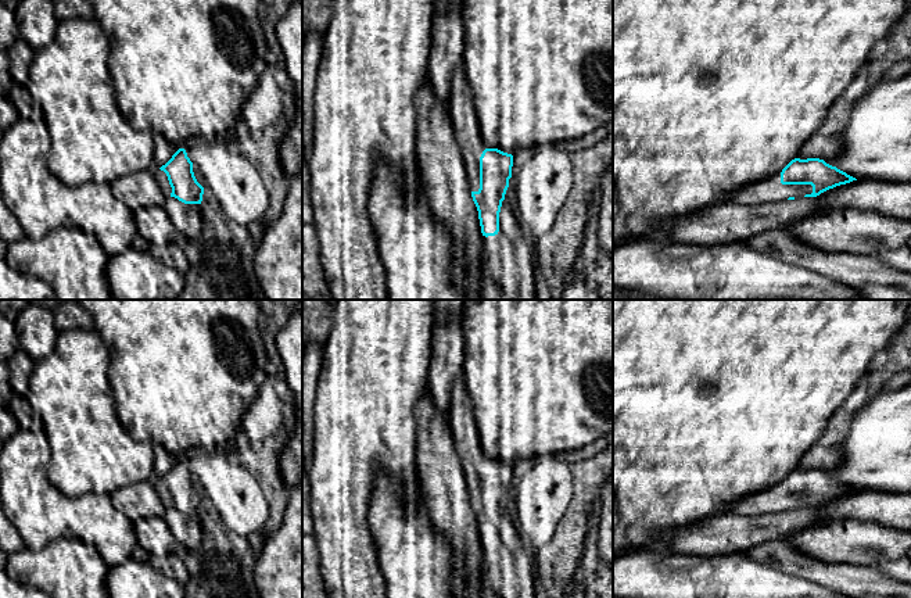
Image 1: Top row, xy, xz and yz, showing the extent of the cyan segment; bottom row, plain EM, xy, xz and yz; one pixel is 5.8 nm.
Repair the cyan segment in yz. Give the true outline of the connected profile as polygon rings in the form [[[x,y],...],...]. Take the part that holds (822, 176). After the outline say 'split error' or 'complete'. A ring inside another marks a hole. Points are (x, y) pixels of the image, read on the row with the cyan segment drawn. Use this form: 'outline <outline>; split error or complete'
outline [[[819,158],[792,160],[779,173],[727,196],[727,201],[743,205],[817,197],[840,185],[857,180]]]; split error

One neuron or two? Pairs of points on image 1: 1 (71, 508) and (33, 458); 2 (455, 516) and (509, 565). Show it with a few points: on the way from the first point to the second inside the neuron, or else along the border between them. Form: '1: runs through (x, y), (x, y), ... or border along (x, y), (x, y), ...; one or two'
1: runs through (56, 502), (32, 479), (32, 473); one
2: border along (481, 547), (484, 570); two

